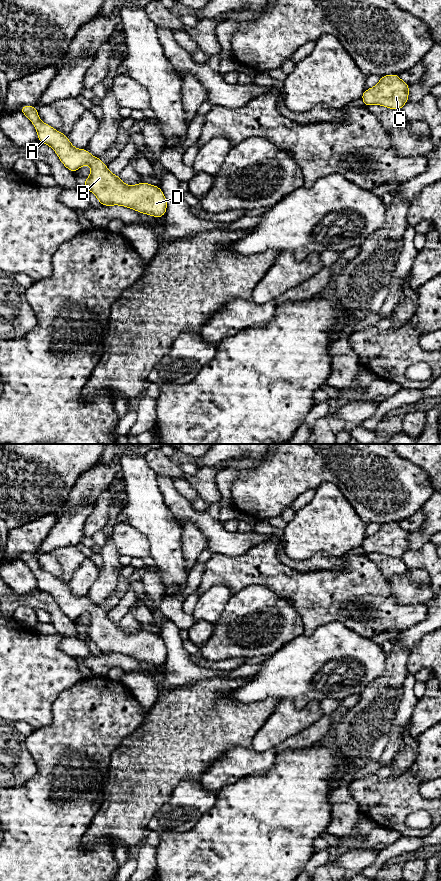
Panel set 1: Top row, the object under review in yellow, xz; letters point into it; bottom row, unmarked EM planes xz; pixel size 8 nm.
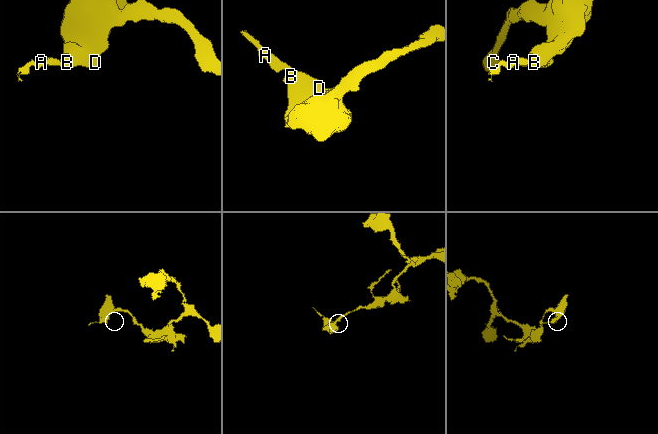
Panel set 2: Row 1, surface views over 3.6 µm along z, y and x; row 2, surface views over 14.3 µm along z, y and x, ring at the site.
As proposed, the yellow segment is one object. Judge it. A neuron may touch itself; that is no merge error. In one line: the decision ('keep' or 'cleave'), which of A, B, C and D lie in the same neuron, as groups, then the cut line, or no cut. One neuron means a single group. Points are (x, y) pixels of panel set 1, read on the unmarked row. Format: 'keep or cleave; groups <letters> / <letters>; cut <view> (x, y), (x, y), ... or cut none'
keep; groups A B C D; cut none

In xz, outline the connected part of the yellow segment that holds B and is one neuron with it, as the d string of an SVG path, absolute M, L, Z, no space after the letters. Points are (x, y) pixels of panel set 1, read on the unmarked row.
M23 553L20 556L20 559L35 574L39 590L50 594L67 617L74 621L82 614L89 613L91 615L90 623L85 628L83 636L91 639L102 654L124 654L136 658L139 661L157 666L165 663L167 658L167 648L160 635L145 630L140 630L136 633L126 633L118 623L109 619L107 613L102 610L101 606L91 603L86 597L75 596L69 589L68 584L42 570L35 554Z

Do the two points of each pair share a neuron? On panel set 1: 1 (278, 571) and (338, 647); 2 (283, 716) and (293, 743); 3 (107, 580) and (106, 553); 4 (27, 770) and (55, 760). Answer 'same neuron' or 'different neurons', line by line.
1: different neurons
2: different neurons
3: same neuron
4: different neurons

